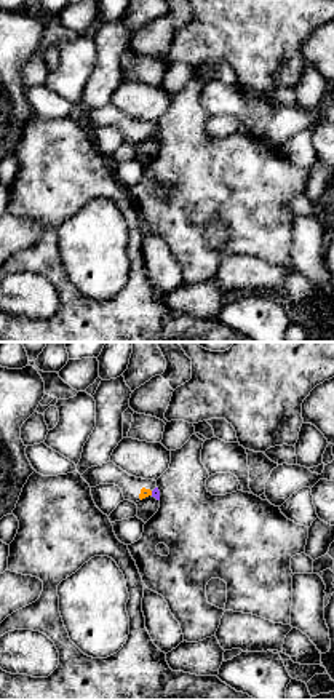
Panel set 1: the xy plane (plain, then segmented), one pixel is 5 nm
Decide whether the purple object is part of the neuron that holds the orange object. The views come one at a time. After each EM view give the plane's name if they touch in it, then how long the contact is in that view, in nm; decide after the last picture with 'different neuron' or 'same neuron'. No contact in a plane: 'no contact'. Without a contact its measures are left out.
meets orange in xy; contact 30 nm long

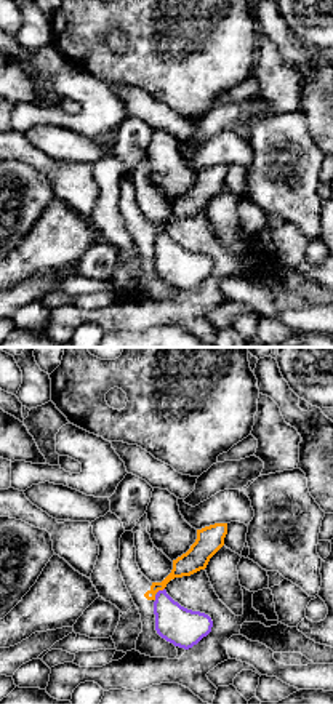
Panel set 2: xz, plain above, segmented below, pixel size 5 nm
meets orange in xz; contact 50 nm long

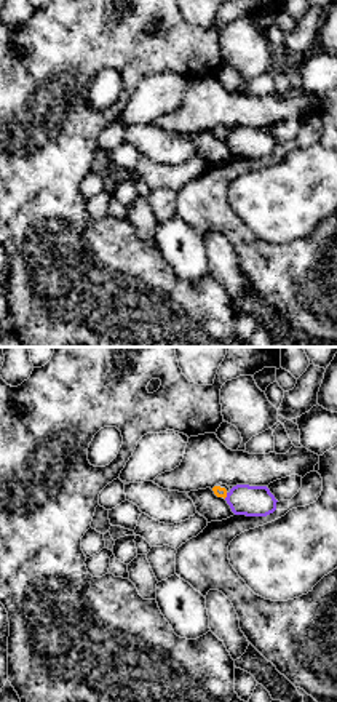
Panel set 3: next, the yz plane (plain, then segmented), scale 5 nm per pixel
meets orange in yz; contact 40 nm long

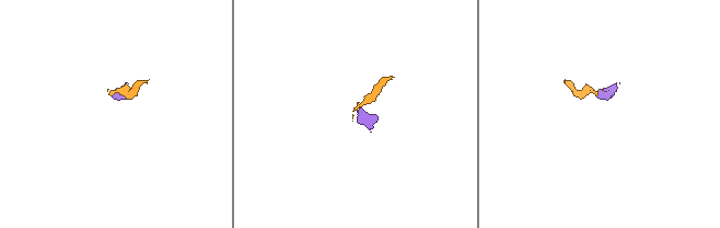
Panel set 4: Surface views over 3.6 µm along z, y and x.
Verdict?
different neuron

